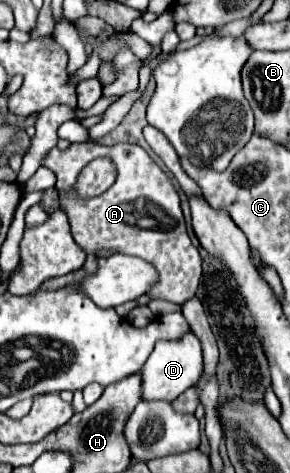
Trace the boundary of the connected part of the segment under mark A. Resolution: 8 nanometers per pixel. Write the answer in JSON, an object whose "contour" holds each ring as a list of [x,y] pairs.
{"contour":[[[91,142],[71,144],[69,150],[65,152],[61,152],[59,148],[49,152],[49,156],[43,160],[43,166],[55,172],[57,188],[61,190],[69,188],[69,184],[73,184],[81,168],[99,156],[109,156],[111,160],[115,160],[117,182],[97,198],[65,202],[73,240],[85,250],[85,254],[97,256],[97,252],[101,250],[111,250],[117,254],[121,252],[143,258],[159,274],[157,282],[147,292],[147,296],[151,300],[167,300],[173,304],[183,304],[197,290],[201,278],[201,256],[187,234],[183,212],[179,206],[179,196],[173,184],[141,146],[135,144],[99,146]]]}

